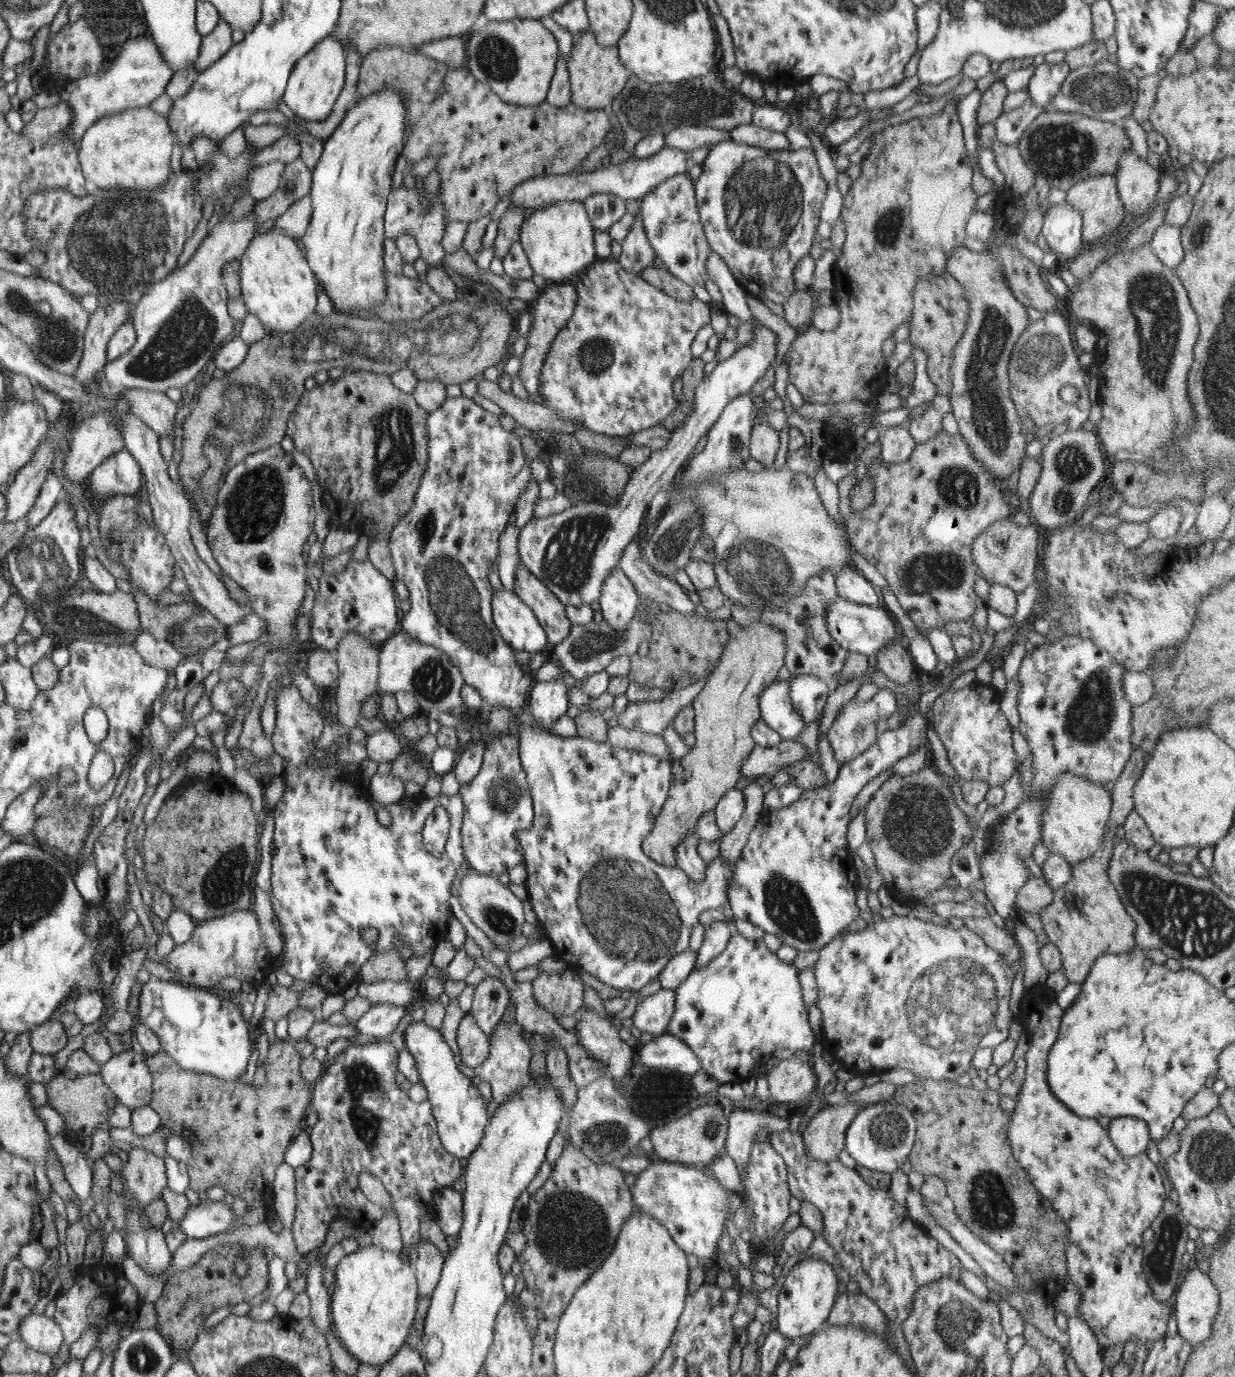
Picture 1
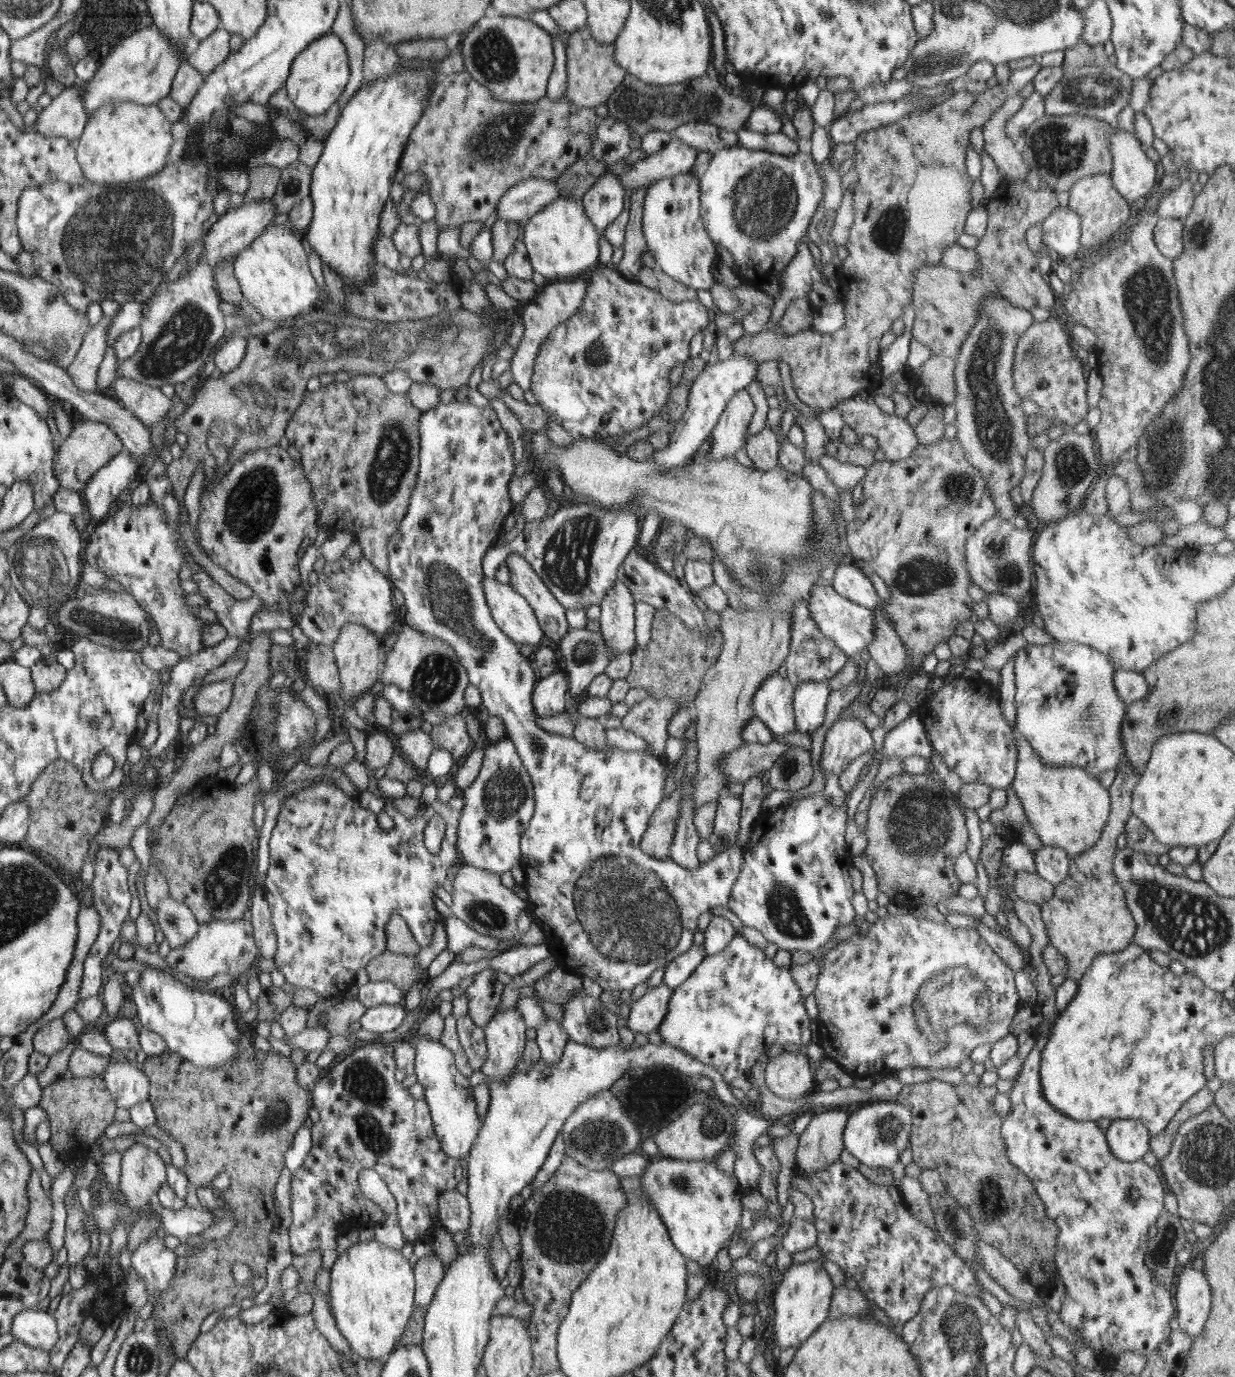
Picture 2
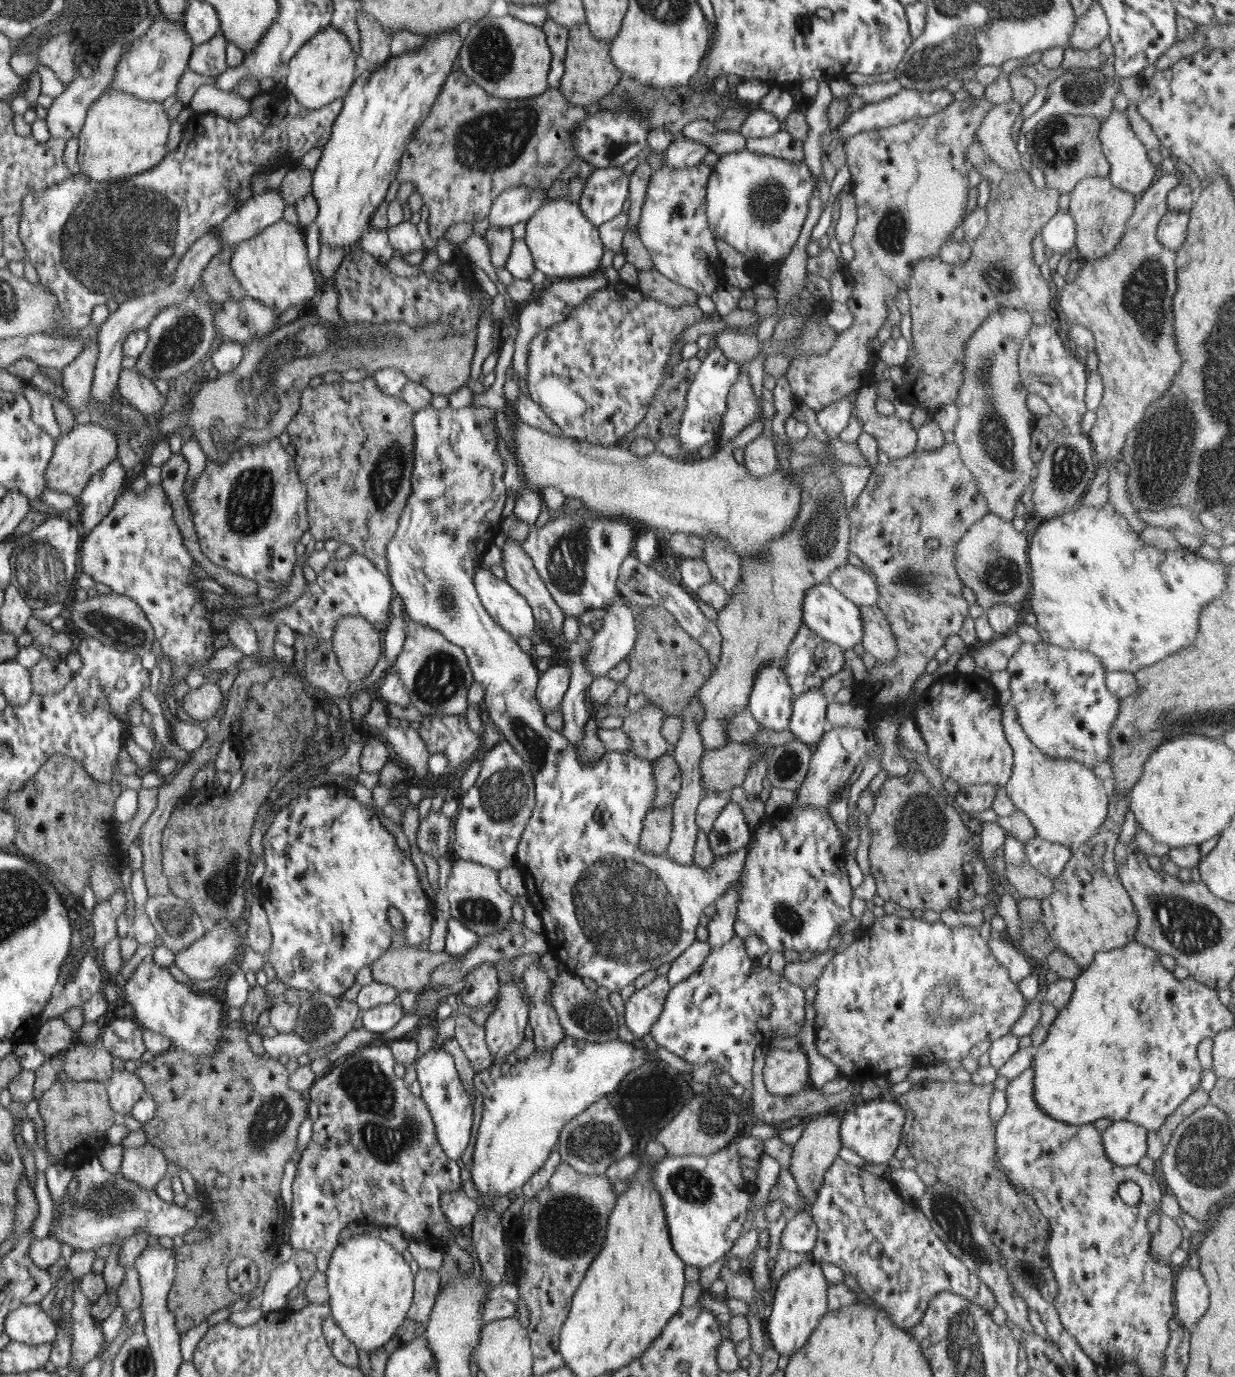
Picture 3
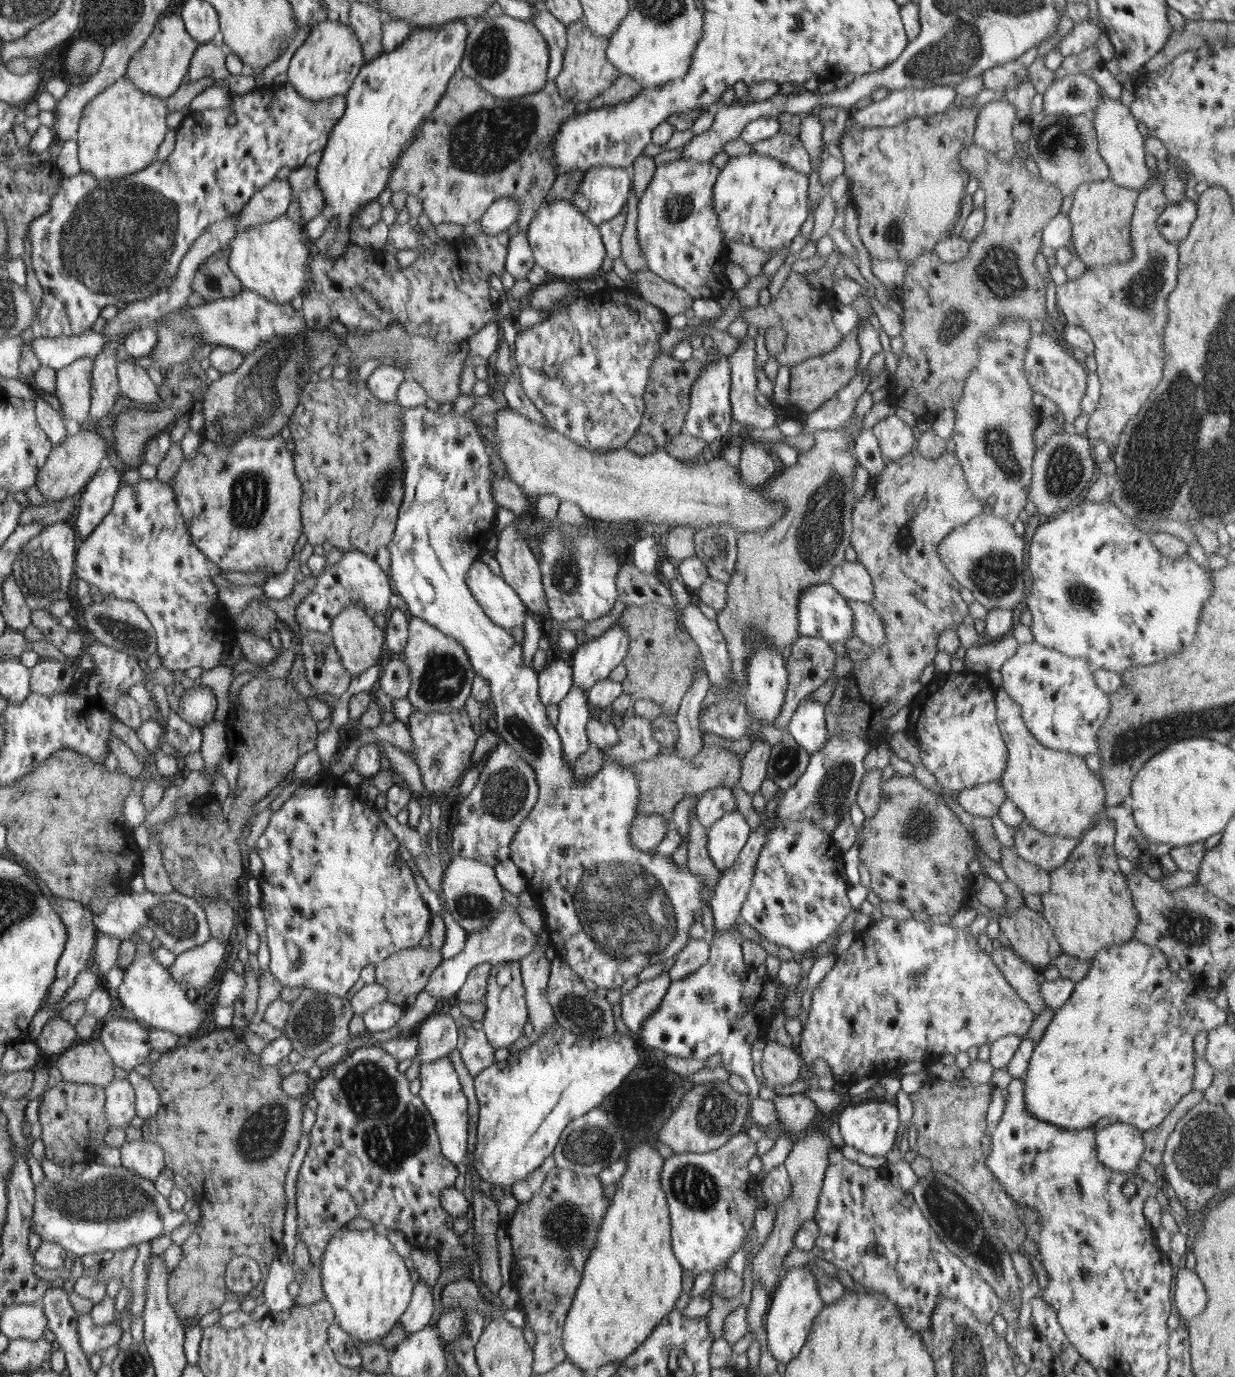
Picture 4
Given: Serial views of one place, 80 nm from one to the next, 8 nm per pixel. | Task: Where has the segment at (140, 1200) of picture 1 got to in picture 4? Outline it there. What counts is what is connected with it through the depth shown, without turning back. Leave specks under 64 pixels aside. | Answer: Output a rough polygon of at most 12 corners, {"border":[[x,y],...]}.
{"border":[[155,1140],[124,1142],[121,1164],[152,1182],[164,1168]]}

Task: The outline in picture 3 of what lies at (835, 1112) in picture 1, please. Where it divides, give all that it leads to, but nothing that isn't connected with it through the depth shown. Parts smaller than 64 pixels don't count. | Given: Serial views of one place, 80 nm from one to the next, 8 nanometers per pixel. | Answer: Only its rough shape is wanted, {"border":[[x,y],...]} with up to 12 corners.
{"border":[[838,1115],[815,1116],[793,1147],[789,1171],[811,1212],[825,1172],[843,1148]]}

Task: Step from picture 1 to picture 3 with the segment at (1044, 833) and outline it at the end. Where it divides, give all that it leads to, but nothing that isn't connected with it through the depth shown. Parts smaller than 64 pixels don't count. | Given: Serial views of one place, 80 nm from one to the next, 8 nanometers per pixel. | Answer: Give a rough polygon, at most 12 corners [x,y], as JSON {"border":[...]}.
{"border":[[1010,701],[1003,787],[1038,837],[1077,849],[1106,820],[1104,782],[1044,754]]}

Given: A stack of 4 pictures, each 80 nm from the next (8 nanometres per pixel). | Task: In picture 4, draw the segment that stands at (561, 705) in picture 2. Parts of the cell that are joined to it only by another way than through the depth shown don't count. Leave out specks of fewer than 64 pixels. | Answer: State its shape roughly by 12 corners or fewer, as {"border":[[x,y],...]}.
{"border":[[562,660],[540,671],[544,706],[558,705],[573,686],[574,668]]}

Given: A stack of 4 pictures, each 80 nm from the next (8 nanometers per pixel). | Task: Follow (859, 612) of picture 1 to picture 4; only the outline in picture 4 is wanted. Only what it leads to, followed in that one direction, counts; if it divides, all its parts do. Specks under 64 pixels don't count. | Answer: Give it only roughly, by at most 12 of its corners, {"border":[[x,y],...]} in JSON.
{"border":[[829,584],[798,599],[798,634],[846,643],[848,602]]}

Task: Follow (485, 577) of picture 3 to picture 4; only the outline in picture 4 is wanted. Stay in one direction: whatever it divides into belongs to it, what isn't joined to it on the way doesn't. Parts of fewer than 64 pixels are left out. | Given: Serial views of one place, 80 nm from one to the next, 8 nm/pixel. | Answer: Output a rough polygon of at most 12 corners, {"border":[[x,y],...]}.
{"border":[[476,560],[468,590],[497,625],[521,628],[526,605],[514,588]]}

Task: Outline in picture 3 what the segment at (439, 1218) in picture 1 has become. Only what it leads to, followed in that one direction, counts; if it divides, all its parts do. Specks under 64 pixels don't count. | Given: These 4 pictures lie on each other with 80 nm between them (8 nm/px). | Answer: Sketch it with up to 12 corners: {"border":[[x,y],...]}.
{"border":[[462,1188],[444,1193],[439,1206],[448,1222],[472,1228],[479,1204]]}

